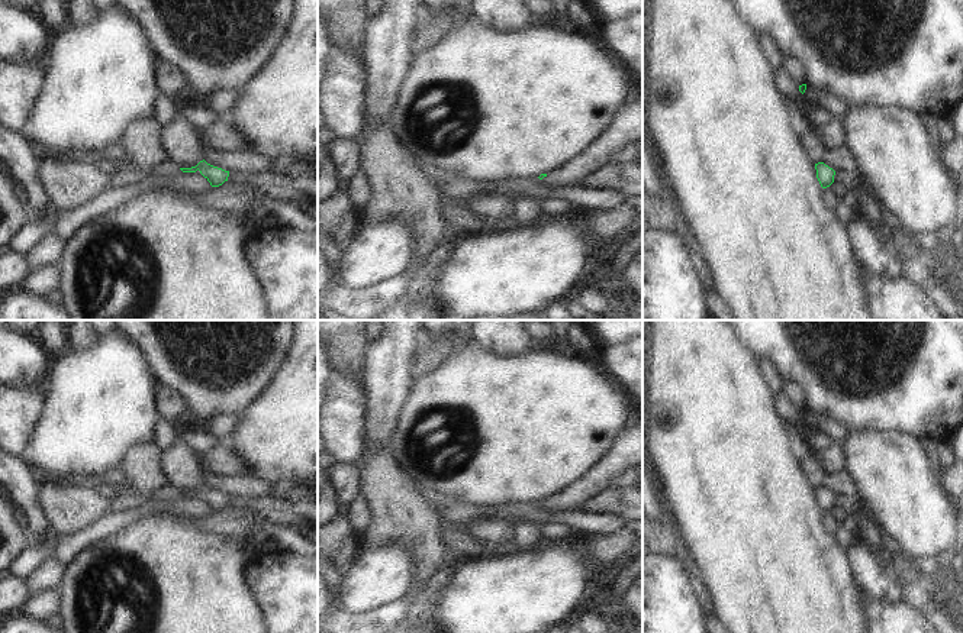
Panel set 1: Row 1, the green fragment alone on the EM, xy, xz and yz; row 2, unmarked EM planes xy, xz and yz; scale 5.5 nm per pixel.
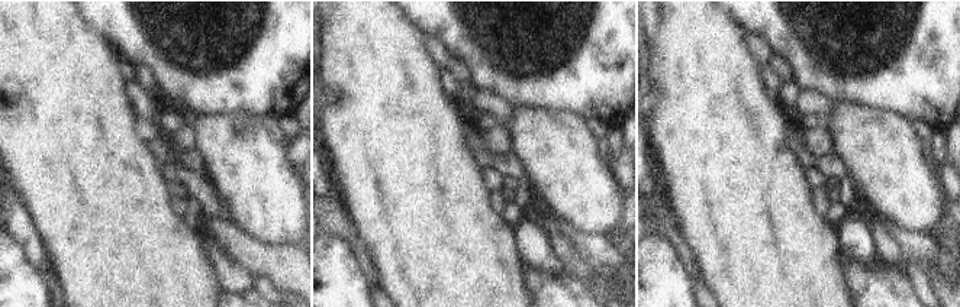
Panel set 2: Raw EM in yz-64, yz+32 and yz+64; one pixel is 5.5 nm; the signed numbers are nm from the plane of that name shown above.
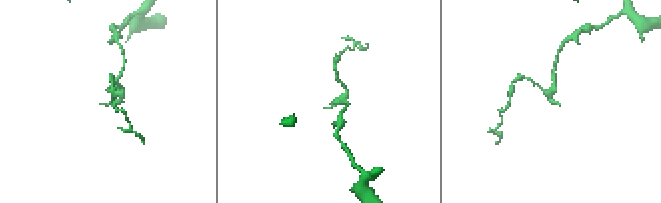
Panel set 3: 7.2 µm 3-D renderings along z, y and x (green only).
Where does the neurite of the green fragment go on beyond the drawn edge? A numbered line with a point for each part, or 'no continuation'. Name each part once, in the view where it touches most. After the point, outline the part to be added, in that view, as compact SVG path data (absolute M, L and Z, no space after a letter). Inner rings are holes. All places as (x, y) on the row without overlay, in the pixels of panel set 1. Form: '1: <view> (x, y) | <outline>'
no continuation

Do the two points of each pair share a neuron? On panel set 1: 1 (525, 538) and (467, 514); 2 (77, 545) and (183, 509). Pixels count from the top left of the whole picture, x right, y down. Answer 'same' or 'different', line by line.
1: different
2: same

